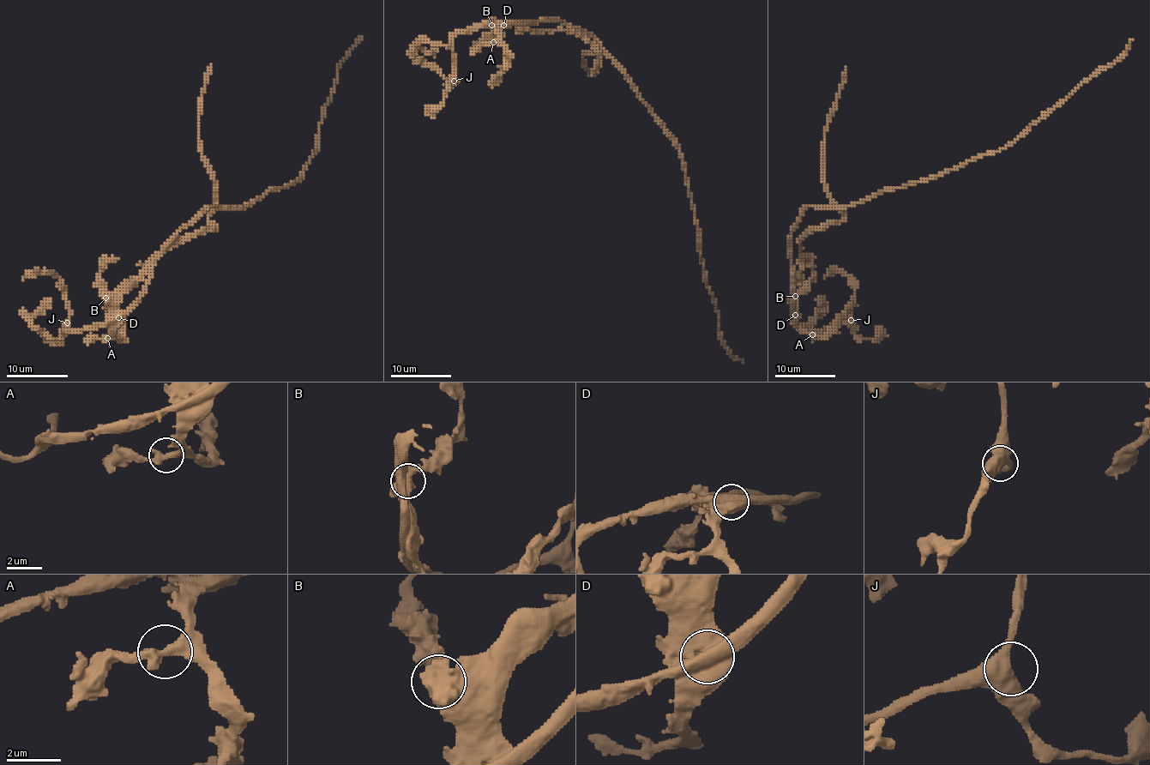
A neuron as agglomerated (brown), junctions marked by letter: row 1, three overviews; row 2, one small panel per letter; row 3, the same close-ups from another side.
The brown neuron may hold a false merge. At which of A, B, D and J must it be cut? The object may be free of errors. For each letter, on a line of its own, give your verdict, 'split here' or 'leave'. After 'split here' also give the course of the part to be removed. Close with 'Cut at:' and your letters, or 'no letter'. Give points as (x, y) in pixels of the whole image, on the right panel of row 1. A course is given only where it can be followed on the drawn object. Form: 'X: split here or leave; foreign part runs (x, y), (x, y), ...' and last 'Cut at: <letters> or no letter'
A: leave
B: leave
D: split here; foreign part runs (795, 316), (791, 232), (809, 207), (851, 207), (1007, 147), (1110, 66), (1132, 39)
J: leave
Cut at: D

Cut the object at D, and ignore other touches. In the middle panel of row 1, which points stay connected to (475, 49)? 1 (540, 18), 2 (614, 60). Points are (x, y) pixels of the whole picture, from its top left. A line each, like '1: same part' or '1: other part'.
1: other part
2: other part

